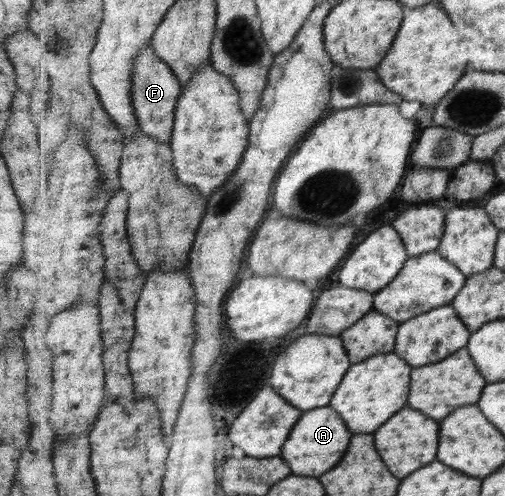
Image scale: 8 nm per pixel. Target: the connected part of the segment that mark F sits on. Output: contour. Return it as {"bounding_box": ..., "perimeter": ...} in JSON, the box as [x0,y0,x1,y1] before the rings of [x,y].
{"bounding_box":[132,44,182,142],"perimeter":[[[150,44],[140,50],[135,61],[135,71],[132,78],[132,98],[138,116],[140,130],[154,138],[157,142],[171,142],[174,132],[174,120],[179,97],[182,96],[182,82],[175,72],[162,58],[158,57],[156,50]]]}

